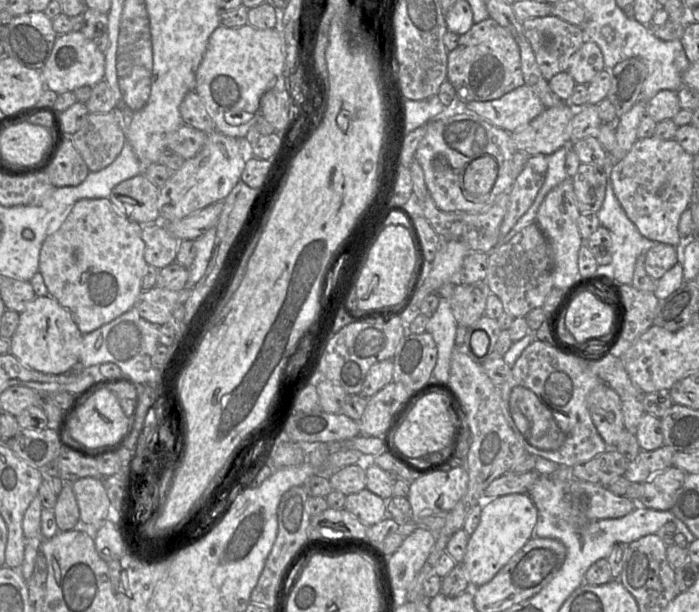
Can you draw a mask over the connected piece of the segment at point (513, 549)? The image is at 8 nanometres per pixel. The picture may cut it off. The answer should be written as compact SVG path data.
M528 493L499 496L482 506L478 527L470 535L461 564L469 575L471 588L477 588L494 578L498 571L533 537L539 511Z

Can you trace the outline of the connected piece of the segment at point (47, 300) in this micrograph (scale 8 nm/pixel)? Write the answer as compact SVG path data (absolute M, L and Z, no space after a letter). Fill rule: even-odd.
M36 296L20 313L17 329L10 339L9 352L33 370L63 374L79 362L83 336L68 309L52 296Z

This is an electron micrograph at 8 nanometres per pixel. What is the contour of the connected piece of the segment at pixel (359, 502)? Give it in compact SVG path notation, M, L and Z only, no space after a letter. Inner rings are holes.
M364 488L347 495L344 508L365 524L372 526L387 517L386 500Z

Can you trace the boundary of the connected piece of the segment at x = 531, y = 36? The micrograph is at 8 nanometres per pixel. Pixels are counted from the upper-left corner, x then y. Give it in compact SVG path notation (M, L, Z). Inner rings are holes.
M551 14L526 19L522 25L525 37L531 44L536 62L546 80L567 71L570 57L584 43L580 26Z

